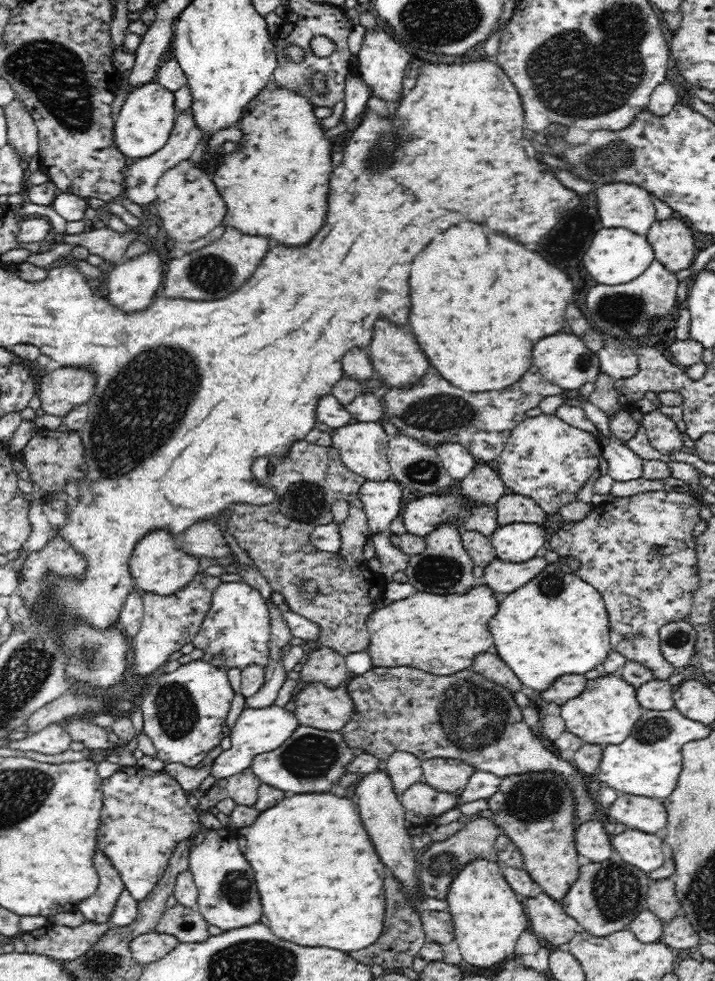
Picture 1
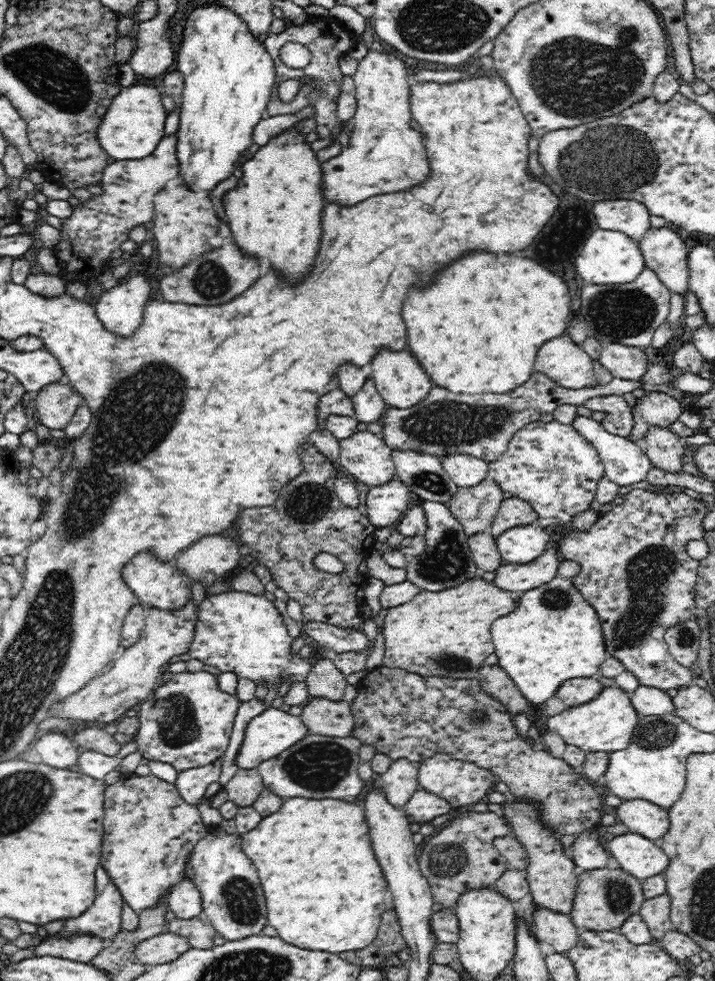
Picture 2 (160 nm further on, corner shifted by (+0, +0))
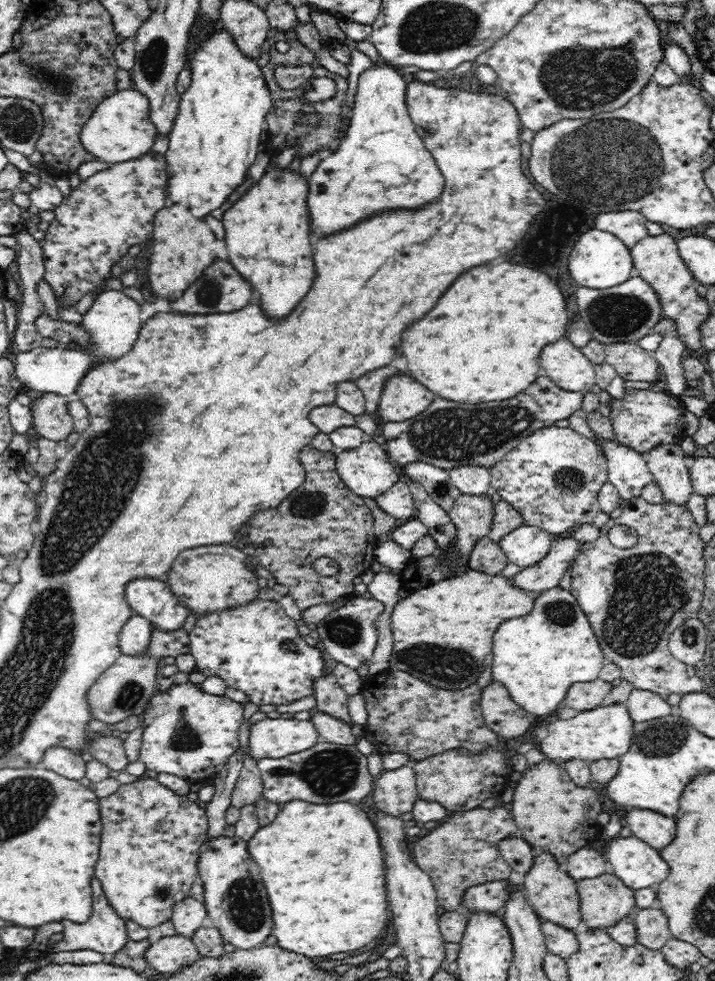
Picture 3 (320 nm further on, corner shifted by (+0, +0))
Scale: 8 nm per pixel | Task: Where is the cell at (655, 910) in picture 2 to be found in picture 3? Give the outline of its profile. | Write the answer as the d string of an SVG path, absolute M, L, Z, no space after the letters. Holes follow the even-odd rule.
M658 906L640 909L635 917L636 942L650 950L660 951L671 937L668 919Z

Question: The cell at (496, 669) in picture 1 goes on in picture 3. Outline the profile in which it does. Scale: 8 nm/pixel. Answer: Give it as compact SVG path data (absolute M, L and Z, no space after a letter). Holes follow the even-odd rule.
M492 681L481 690L481 707L486 726L505 740L524 736L530 728L528 713L512 701L508 689L500 683Z

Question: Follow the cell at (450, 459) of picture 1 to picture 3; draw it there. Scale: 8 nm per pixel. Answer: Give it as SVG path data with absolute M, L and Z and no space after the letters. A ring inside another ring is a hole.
M459 466L449 470L454 486L461 494L486 496L491 491L491 472L483 466Z

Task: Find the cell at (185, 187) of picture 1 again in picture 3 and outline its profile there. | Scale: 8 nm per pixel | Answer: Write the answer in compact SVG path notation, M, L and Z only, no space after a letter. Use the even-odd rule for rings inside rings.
M173 204L156 213L150 238L154 240L147 272L150 292L156 298L166 298L169 304L183 297L185 290L194 285L217 258L222 261L228 258L225 240L216 240L206 222L194 218L182 205Z

